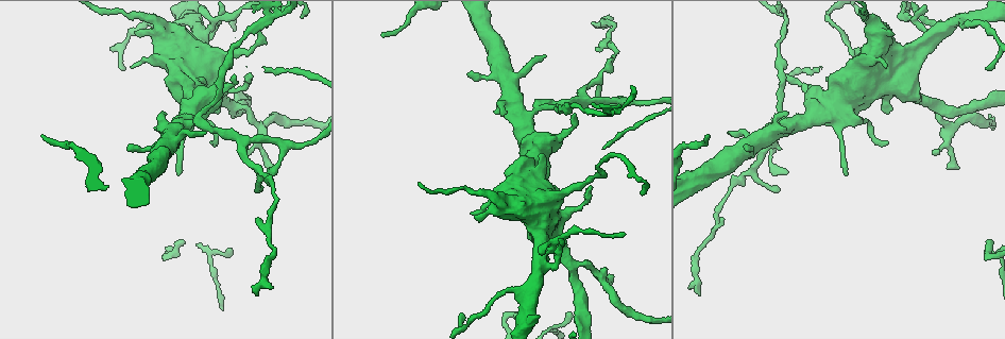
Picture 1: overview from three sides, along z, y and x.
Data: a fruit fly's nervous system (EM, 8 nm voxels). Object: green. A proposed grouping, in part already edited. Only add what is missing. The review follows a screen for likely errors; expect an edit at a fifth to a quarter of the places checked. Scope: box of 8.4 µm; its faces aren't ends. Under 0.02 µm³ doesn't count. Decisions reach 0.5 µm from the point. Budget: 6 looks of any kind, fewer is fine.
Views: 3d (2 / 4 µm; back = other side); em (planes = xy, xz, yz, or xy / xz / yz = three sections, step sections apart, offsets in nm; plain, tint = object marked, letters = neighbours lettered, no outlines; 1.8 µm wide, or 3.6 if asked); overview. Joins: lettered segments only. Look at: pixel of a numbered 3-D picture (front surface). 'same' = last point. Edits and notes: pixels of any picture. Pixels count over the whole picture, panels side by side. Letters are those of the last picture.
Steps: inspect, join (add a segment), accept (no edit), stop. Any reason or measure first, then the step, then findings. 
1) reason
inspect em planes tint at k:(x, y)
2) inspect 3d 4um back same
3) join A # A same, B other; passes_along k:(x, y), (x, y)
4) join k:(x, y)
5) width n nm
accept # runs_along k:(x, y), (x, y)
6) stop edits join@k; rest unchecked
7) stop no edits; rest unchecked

end of a long branch
inspect 3d 2um back at 1:(122, 67)

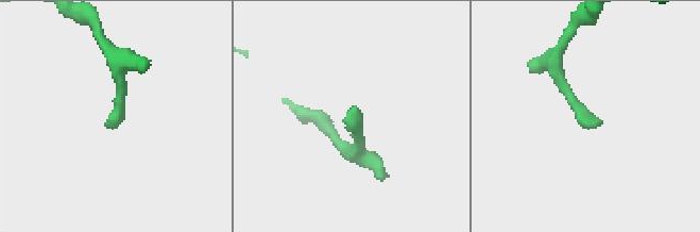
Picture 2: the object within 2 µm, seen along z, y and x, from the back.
now the EM
inspect em planes letters at 2:(117, 125)

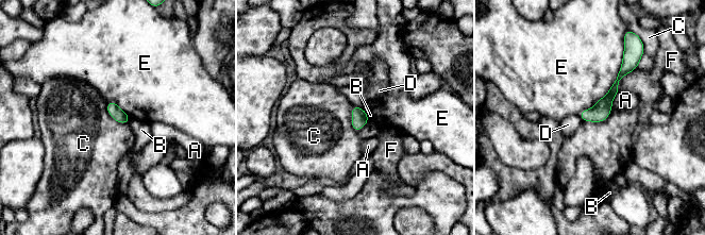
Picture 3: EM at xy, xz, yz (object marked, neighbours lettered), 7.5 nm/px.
accept # A other, B other, C other, D other, E other, F other; no lettered segment goes on from it

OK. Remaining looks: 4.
branch stops here
inspect em planes tint at 1:(130, 67)

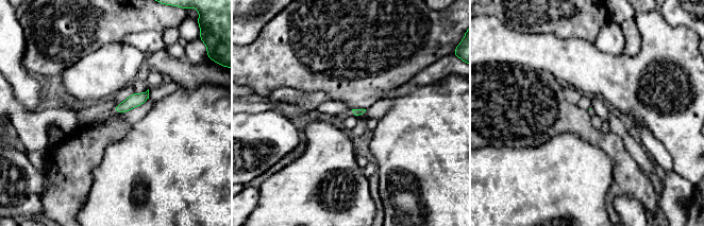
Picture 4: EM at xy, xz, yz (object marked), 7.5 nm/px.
inspect em planes letters same

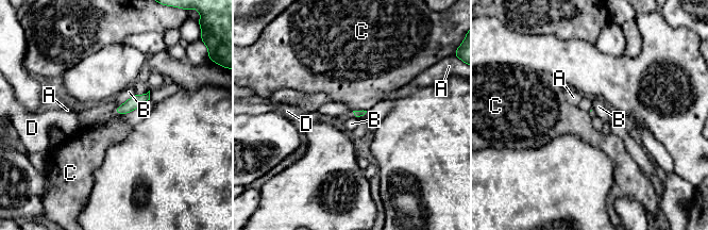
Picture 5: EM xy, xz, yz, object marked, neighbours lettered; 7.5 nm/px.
longest_contact B 150 nm
join D # A other, B other, C other, D same; the cell continues

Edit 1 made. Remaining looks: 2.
thick turns thin
inspect em planes letters at 1:(895, 57)

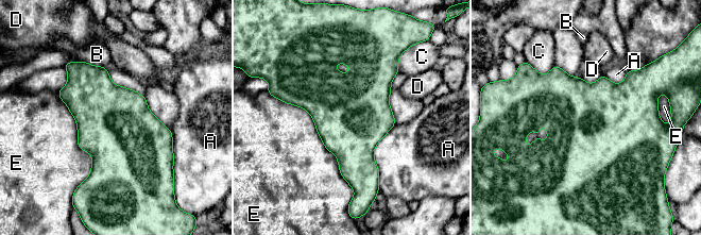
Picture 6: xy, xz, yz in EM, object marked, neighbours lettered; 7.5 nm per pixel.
width 550 nm
accept # A other, B other, C other, D other, E other; border 6:(279, 100), (310, 115), (354, 190); no lettered segment goes on from it

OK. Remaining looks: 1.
stop edits join@5; rest unchecked

